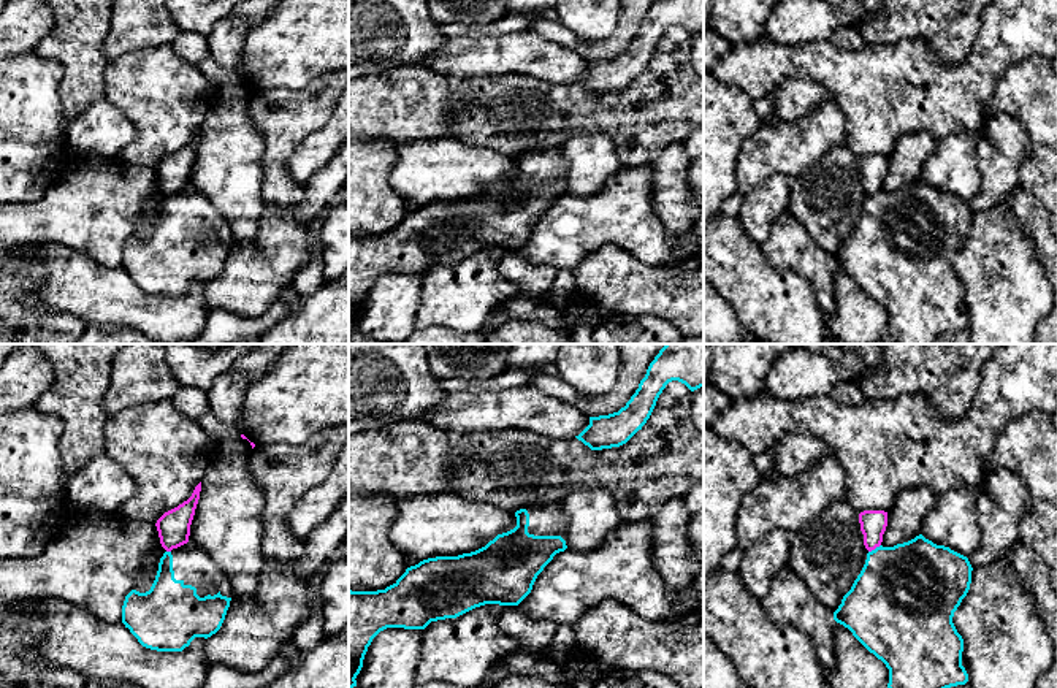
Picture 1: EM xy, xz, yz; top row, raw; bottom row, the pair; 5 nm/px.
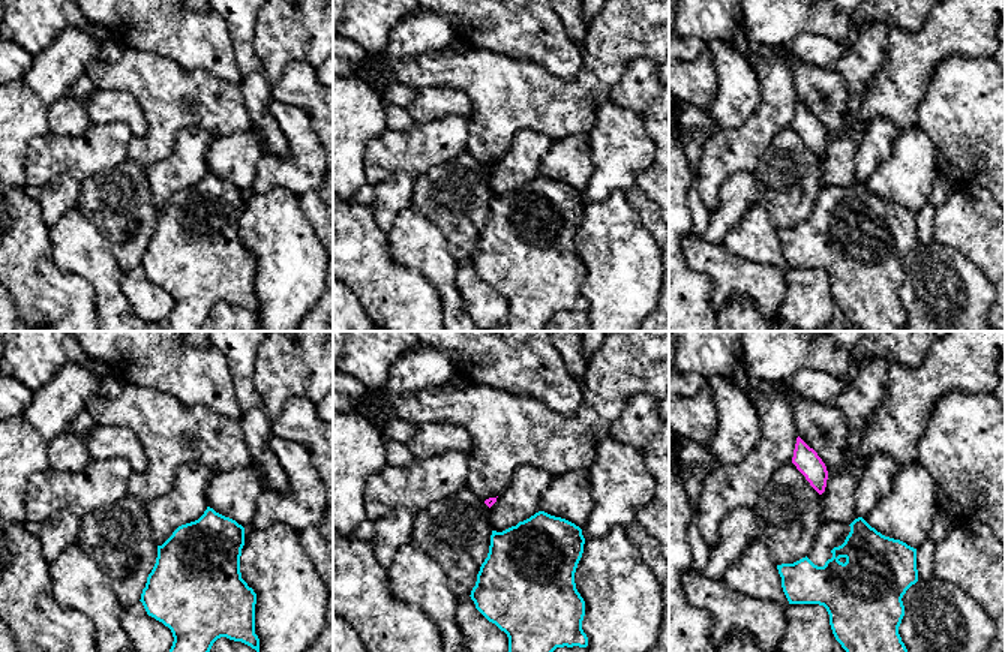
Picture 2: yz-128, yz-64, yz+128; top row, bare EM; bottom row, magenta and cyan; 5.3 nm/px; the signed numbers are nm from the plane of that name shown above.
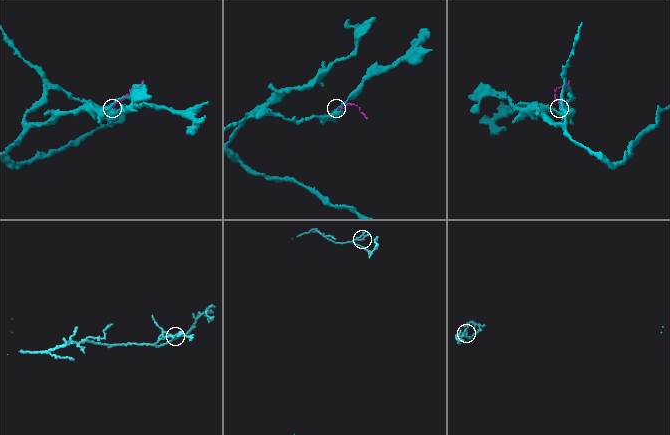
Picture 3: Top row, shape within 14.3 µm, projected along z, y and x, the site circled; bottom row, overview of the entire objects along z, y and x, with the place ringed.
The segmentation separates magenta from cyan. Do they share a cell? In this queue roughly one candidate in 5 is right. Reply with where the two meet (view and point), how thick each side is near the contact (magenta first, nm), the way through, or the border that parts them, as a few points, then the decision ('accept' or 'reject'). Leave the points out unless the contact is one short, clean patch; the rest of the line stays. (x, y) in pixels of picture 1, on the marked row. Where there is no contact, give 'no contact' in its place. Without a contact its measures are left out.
contact yz (873, 549); calibres 130 and 460 nm; border yz (880, 544), (869, 552); reject

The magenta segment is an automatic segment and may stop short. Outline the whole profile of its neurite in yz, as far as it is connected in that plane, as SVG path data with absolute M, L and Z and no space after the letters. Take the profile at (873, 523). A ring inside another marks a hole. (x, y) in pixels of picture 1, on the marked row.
M864 510L859 514L860 531L864 534L864 545L868 552L875 550L883 542L883 534L887 526L887 512Z

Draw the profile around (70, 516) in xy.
M60 496L59 501L59 515L60 515L60 528L55 536L70 531L71 528L78 526L84 522L98 522L108 518L108 514L97 512L97 510L82 510L71 506L67 499Z

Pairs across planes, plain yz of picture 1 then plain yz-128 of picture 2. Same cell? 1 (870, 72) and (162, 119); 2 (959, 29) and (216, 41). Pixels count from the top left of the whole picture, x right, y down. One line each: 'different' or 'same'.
1: same
2: same

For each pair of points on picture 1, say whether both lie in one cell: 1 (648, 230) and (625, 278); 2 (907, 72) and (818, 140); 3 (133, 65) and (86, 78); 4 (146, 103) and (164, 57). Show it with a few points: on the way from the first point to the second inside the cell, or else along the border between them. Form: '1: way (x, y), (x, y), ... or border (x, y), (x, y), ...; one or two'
1: border (599, 246), (618, 244), (648, 263), (672, 262); two
2: border (835, 100), (845, 121), (845, 141); two
3: border (110, 61), (105, 70), (105, 95); two
4: way (157, 92), (160, 68); one

